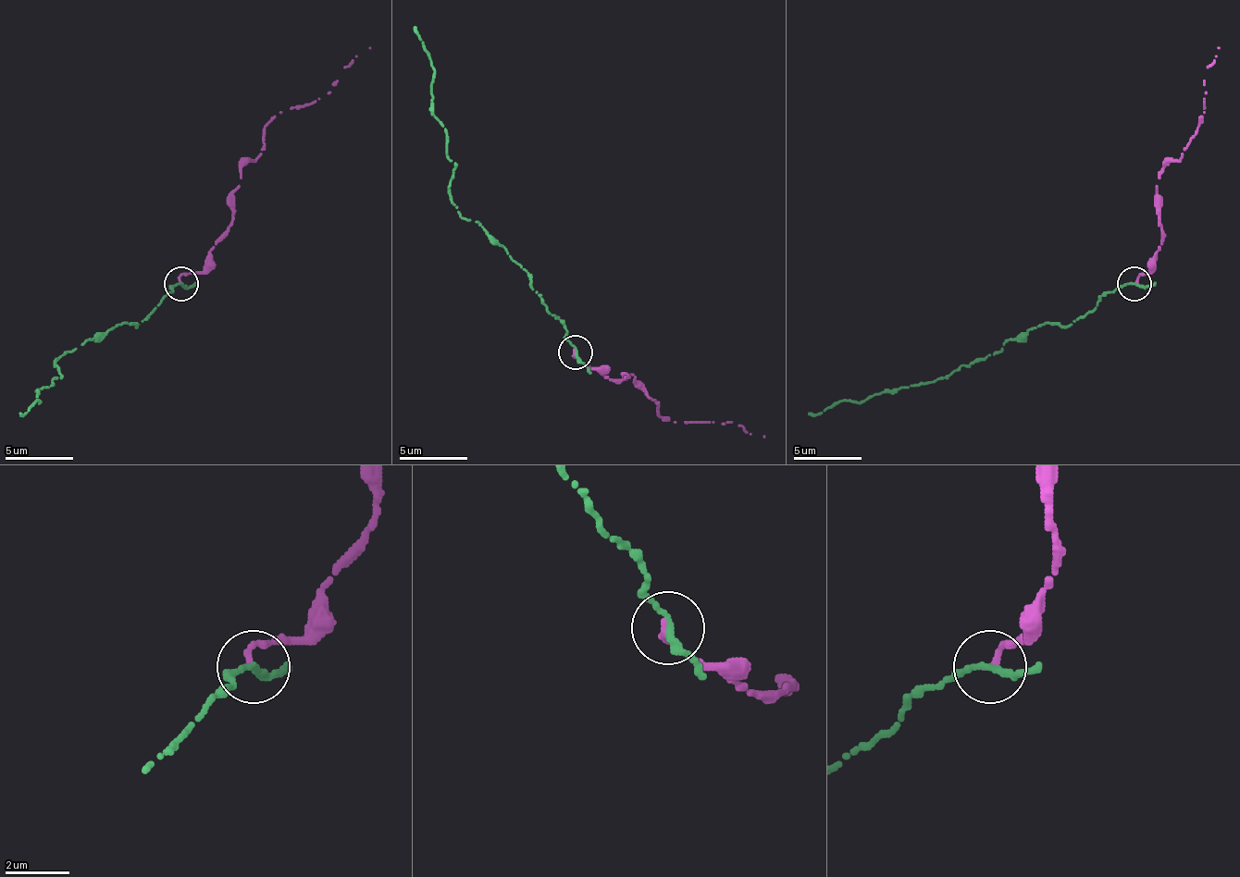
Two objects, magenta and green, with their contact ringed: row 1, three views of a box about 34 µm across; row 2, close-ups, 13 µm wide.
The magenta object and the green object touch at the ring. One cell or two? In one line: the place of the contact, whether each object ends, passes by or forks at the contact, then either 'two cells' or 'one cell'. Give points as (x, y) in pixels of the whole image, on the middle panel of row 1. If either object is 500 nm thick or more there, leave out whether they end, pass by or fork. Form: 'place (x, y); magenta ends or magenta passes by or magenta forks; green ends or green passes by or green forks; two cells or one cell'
place (576, 352); magenta ends; green passes by; one cell

